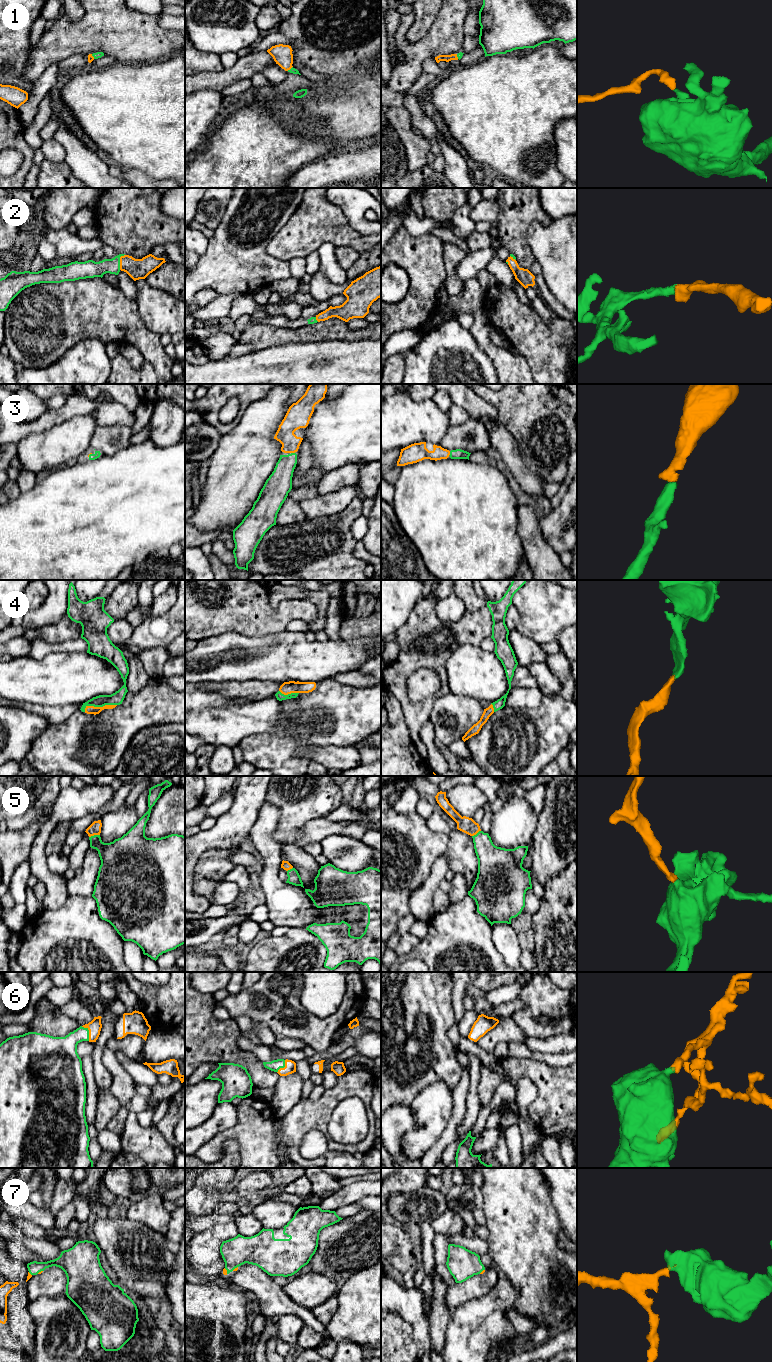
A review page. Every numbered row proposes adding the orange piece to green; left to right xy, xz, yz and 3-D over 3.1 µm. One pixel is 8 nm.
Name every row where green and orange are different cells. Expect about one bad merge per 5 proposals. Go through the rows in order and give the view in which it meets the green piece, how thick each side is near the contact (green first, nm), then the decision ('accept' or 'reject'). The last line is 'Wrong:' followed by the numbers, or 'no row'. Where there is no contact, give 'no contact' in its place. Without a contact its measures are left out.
1: xz | 50/160 nm | accept
2: xy | 140/160 nm | accept
3: yz | 80/140 nm | accept
4: xy | 100/60 nm | accept
5: xy | 260/100 nm | accept
6: xy | 220/110 nm | accept
7: xz | 220/30 nm | accept
Wrong: no row

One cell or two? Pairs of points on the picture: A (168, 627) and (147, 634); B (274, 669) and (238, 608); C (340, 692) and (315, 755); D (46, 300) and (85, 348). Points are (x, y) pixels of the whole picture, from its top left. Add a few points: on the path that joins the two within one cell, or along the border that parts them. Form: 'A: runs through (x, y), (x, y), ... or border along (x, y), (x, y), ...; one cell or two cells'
A: runs through (163, 630), (152, 632); one cell
B: border along (231, 630), (246, 635), (268, 635), (277, 632); two cells
C: border along (342, 747), (300, 746), (296, 749), (295, 753); two cells
D: border along (102, 341), (81, 339), (61, 356); two cells

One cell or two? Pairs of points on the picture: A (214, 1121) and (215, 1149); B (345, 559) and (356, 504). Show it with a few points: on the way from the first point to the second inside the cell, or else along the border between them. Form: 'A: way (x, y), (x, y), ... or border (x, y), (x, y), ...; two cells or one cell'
A: border (236, 1123), (218, 1132), (197, 1149); two cells
B: way (345, 545), (347, 539), (346, 518); one cell

